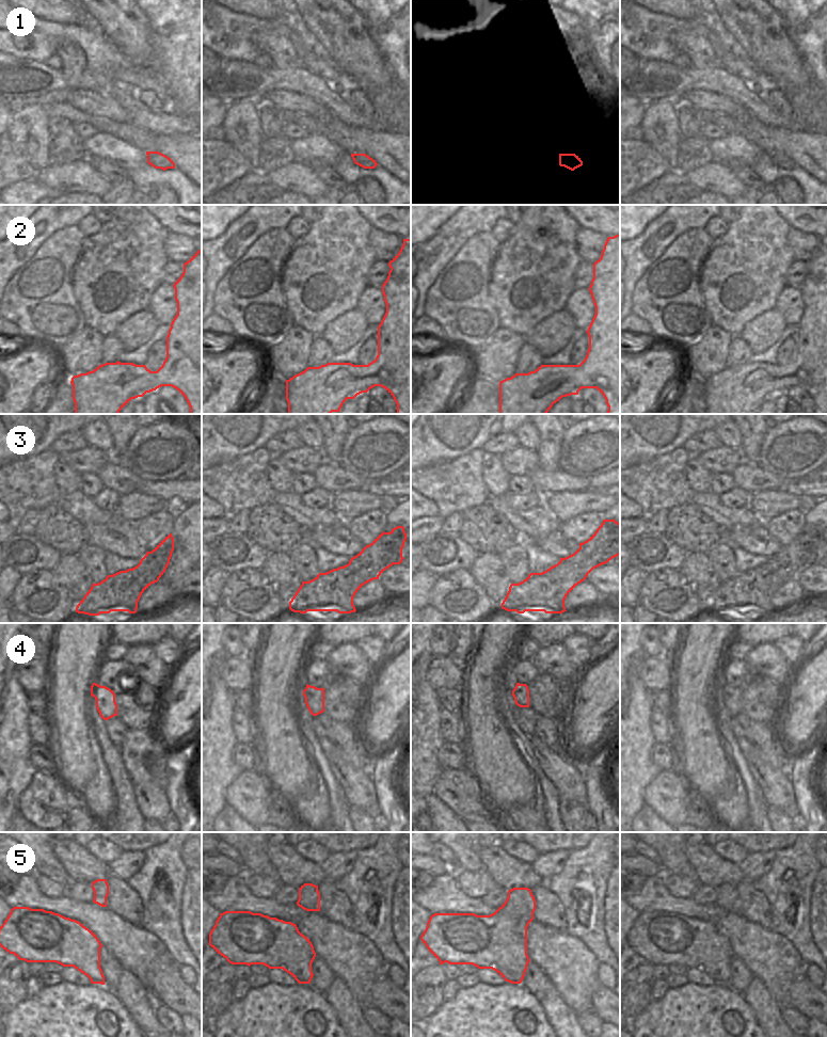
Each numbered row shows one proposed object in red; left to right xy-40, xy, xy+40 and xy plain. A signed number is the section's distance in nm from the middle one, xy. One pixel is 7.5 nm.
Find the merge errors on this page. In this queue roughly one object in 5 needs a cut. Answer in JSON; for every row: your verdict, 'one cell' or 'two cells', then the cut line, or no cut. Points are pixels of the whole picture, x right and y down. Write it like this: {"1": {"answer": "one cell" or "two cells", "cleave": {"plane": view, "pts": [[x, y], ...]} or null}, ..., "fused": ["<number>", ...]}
{"1": {"answer": "one cell", "cleave": null}, "2": {"answer": "one cell", "cleave": null}, "3": {"answer": "one cell", "cleave": null}, "4": {"answer": "one cell", "cleave": null}, "5": {"answer": "one cell", "cleave": null}, "fused": []}

